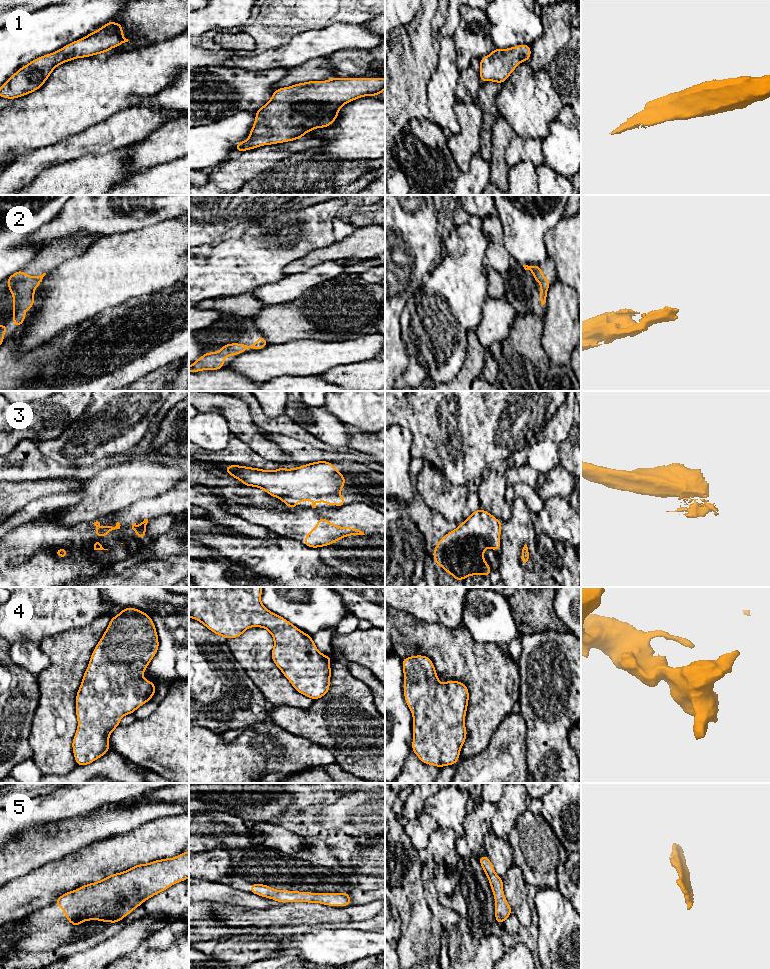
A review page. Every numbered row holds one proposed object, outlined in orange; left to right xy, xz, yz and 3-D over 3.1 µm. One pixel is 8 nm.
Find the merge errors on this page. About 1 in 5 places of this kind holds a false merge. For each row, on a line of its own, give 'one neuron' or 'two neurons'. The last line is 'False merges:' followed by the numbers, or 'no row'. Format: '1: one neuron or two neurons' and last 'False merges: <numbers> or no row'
1: one neuron
2: one neuron
3: two neurons
4: one neuron
5: one neuron
False merges: 3

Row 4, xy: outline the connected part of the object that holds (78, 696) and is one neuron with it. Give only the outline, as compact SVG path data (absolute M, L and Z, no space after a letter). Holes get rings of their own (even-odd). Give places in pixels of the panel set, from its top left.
M127 607L112 617L102 638L94 648L81 685L76 694L76 717L78 727L72 740L72 749L77 766L89 765L110 749L109 736L120 726L123 716L133 714L141 705L149 702L157 686L143 678L143 673L158 652L158 634L152 618L134 607Z

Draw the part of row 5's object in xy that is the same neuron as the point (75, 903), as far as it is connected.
M185 851L174 858L138 864L126 871L107 876L101 881L82 885L77 890L62 894L55 903L57 908L64 909L64 916L73 927L90 920L119 923L149 898L188 878L189 851Z

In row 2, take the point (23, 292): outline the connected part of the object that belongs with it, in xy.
M20 270L5 279L8 289L13 294L13 325L22 326L26 320L25 312L34 306L35 289L41 284L46 273L40 276L28 276Z

